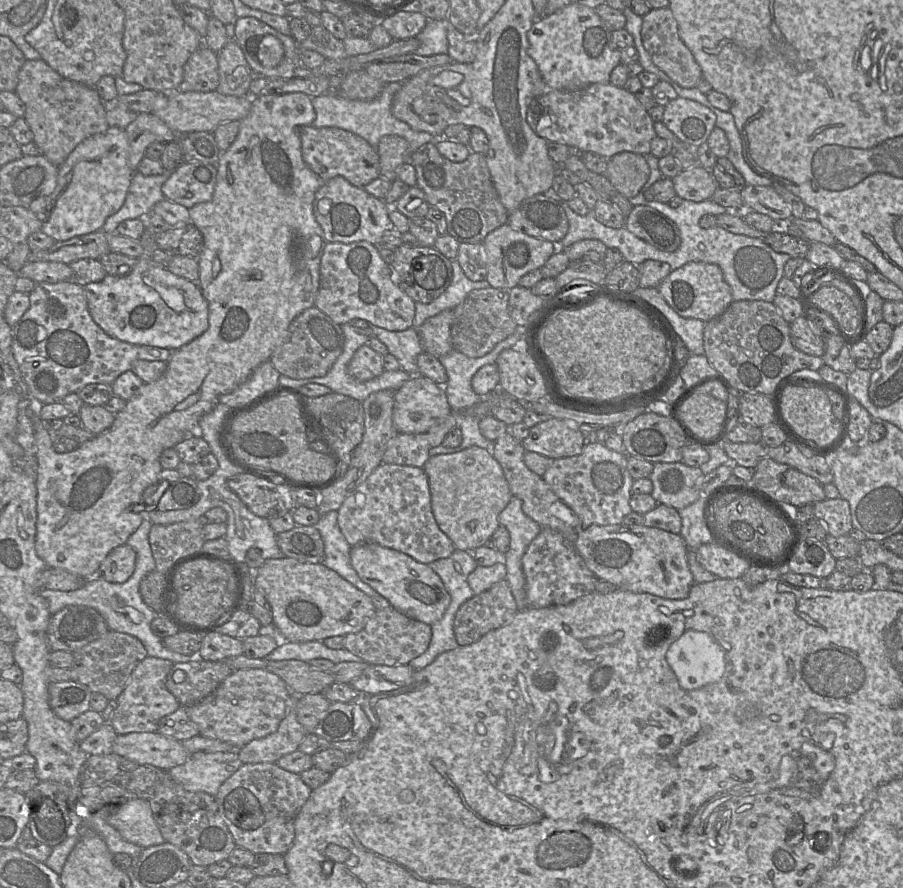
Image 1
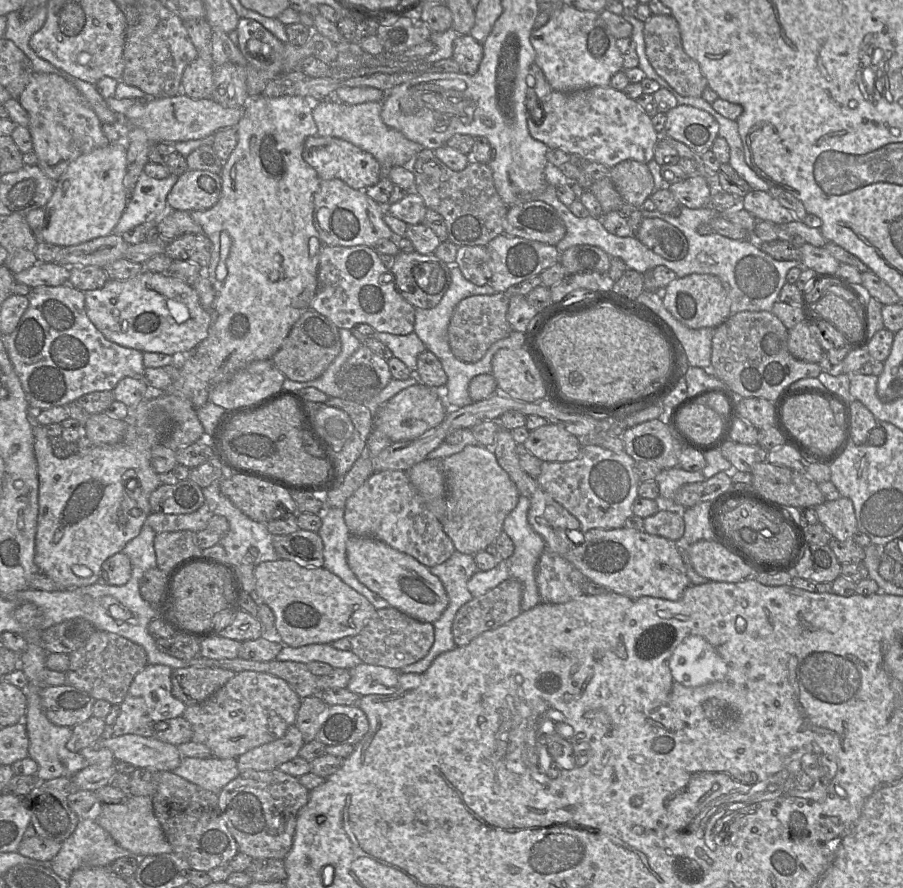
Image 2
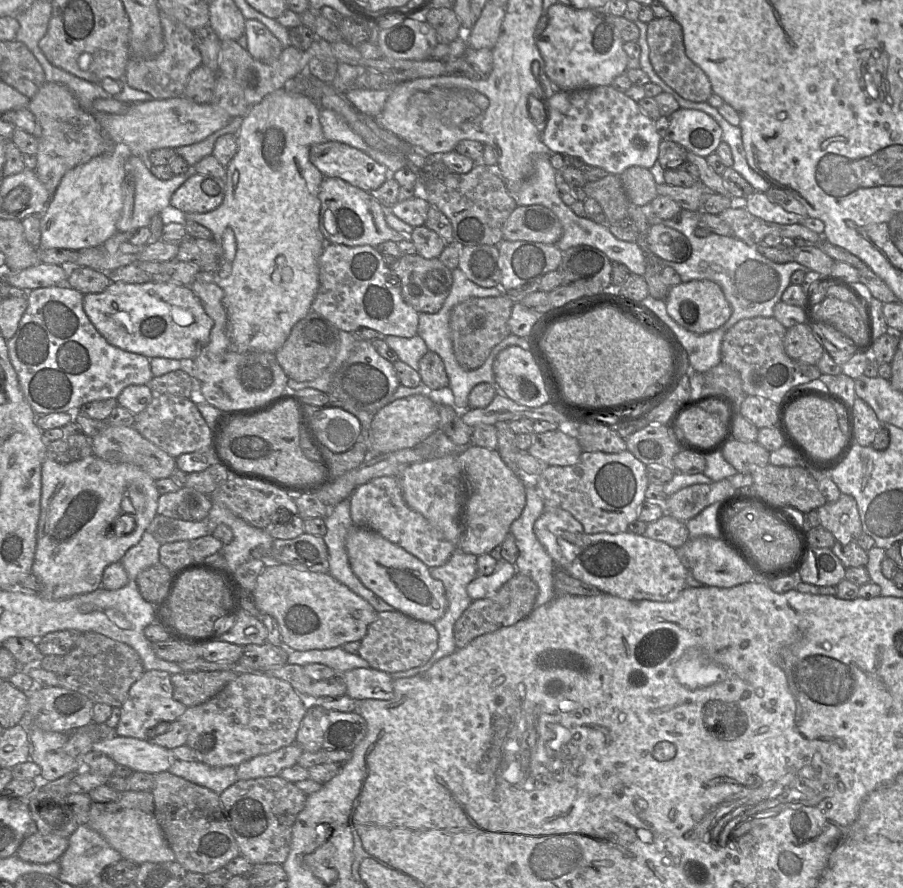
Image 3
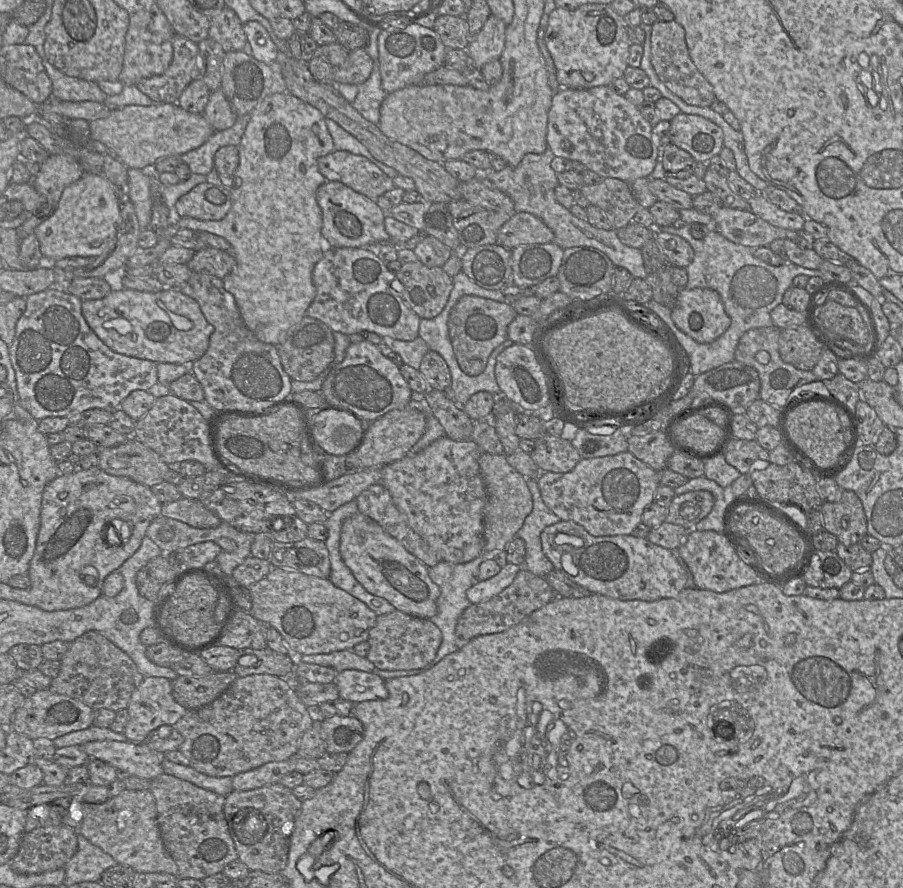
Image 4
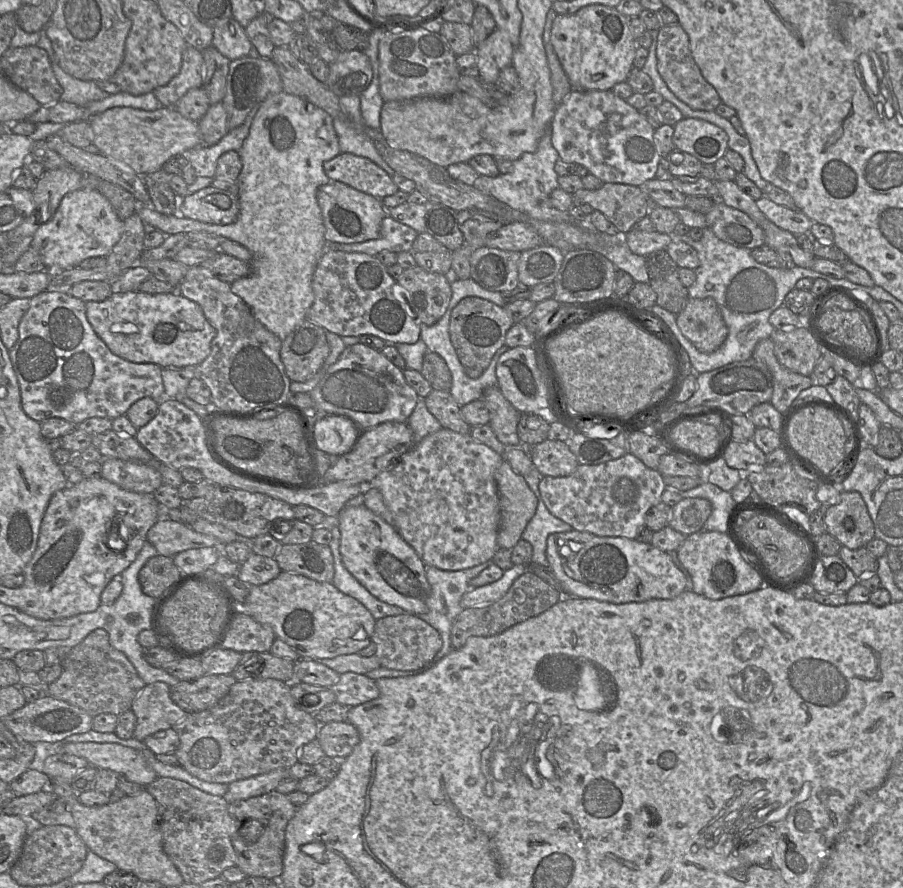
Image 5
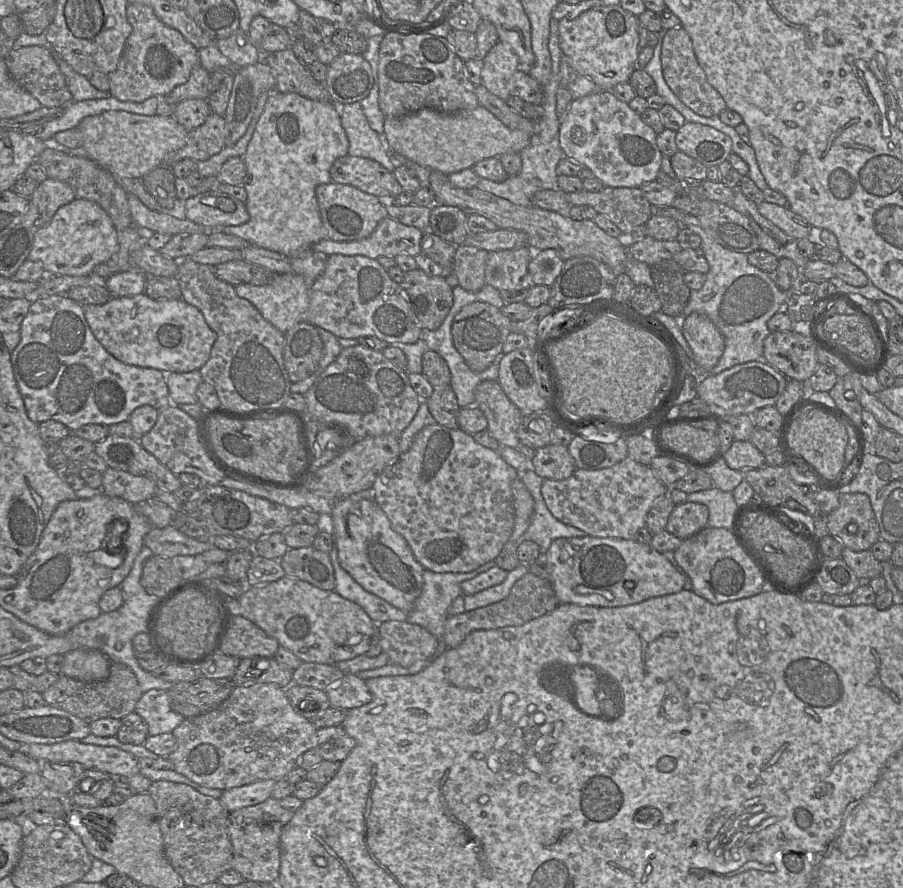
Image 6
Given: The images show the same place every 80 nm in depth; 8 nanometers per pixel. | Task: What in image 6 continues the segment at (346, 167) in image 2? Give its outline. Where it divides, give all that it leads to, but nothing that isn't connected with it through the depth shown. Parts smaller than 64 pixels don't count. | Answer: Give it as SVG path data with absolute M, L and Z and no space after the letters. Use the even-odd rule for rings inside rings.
M350 155L338 158L330 169L330 176L333 182L356 187L380 201L396 198L404 191L393 173L368 158Z

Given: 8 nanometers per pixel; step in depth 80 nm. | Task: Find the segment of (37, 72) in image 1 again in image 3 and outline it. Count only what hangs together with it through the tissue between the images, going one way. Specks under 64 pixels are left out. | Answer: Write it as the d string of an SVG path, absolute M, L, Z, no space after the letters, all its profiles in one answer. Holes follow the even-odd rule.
M45 82L30 99L28 109L38 120L42 134L38 138L37 168L39 180L53 195L64 175L93 157L107 153L103 130L95 116L83 109L64 85Z

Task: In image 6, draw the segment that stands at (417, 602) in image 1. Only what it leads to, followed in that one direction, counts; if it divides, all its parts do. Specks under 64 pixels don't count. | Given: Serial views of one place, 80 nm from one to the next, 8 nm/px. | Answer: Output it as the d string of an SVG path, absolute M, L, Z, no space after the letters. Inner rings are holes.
M373 499L337 500L332 510L334 545L341 567L366 591L405 613L410 612L423 588L425 568L416 560L407 541L396 532Z

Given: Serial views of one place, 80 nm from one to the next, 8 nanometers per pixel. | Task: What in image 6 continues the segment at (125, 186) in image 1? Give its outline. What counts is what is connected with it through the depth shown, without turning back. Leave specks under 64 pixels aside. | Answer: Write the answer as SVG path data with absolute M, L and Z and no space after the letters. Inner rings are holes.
M75 198L61 206L51 222L40 228L34 238L33 247L28 255L29 260L40 262L49 275L90 275L96 265L108 261L118 250L118 232L109 215L96 203Z

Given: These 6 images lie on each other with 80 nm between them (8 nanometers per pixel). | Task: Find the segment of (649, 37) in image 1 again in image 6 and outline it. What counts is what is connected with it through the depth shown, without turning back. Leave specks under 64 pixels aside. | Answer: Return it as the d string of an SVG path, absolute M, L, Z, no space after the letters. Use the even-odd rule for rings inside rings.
M683 27L672 28L664 33L661 46L661 68L669 88L682 103L696 114L713 117L718 116L727 108L719 92L708 83L706 74L694 53L692 40Z

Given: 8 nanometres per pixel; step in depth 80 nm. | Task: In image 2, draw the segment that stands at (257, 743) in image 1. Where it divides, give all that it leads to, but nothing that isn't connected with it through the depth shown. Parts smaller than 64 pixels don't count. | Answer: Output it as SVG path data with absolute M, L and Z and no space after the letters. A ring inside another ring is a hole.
M296 725L290 726L283 737L256 748L237 758L239 772L246 770L269 771L276 769L296 756L304 745L304 739Z

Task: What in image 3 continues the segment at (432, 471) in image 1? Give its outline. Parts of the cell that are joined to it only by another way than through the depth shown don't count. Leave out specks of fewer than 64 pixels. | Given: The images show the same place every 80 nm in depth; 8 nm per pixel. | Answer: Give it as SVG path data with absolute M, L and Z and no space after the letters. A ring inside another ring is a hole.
M471 445L457 456L466 491L457 550L476 556L489 553L501 544L513 521L521 515L526 503L526 484L505 464L497 450Z

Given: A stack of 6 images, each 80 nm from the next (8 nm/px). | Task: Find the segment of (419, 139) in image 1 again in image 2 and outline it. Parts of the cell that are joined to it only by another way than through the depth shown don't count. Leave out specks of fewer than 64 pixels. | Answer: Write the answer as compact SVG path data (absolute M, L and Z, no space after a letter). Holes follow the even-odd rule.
M334 97L321 100L312 110L318 135L343 139L370 153L382 166L382 177L387 177L387 169L397 166L402 166L413 173L412 158L424 147L384 124L380 116L382 102L350 105L337 101Z

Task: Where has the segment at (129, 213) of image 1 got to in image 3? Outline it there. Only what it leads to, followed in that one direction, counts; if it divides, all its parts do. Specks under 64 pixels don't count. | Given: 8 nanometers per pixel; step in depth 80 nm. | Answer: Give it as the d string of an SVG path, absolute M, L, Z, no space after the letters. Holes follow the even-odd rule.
M128 155L125 161L125 175L130 173L135 180L135 201L132 215L132 230L149 227L153 216L171 206L173 193L192 175L196 174L190 166L185 174L175 175L170 180L159 180L150 172L146 159Z

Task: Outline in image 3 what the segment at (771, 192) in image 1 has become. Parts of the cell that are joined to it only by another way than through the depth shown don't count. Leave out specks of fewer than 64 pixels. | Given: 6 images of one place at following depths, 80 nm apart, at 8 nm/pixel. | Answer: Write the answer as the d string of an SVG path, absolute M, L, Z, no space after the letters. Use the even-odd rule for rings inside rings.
M754 191L744 201L737 201L742 204L752 215L764 221L778 224L798 224L803 222L800 215L787 212L780 205L773 203L766 193Z

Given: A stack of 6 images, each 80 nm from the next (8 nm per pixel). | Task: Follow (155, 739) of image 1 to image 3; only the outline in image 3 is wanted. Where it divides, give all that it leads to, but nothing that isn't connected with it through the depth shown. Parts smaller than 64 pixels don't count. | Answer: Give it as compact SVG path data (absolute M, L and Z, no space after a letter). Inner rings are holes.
M132 737L98 740L92 745L92 750L109 756L116 764L127 766L134 772L150 774L168 771L176 760L173 749Z

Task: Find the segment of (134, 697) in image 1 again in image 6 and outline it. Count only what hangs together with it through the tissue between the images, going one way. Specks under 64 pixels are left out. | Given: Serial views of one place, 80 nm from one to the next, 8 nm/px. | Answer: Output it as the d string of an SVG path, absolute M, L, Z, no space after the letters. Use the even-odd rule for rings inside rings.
M160 689L144 692L134 712L147 723L148 736L173 732L185 719L171 709L168 692Z

